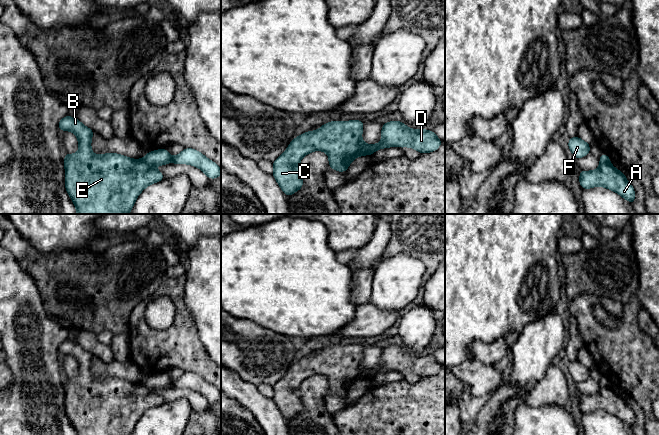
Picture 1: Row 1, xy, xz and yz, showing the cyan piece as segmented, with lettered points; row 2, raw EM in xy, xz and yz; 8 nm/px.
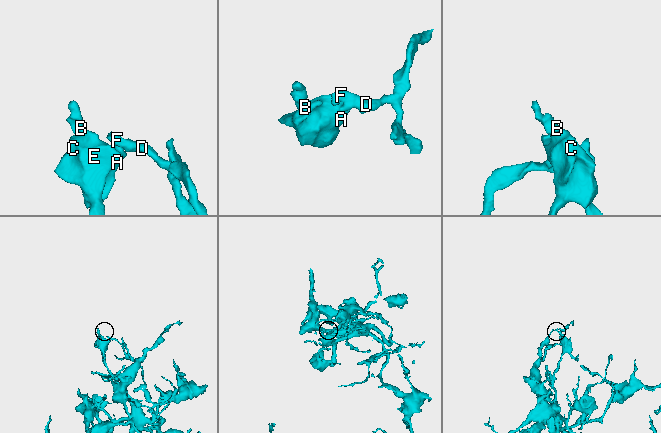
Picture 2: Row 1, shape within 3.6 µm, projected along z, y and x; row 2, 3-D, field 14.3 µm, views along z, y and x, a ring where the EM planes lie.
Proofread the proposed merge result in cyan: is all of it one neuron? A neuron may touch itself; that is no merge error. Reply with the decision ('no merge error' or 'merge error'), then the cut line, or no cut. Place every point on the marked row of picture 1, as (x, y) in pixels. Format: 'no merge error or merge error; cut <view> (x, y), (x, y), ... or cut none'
merge error; cut xy (143, 159), (153, 166)

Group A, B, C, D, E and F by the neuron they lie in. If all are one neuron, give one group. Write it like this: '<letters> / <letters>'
A B C E / D F

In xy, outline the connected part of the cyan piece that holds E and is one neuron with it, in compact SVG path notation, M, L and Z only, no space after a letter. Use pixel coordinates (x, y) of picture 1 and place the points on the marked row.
M66 115L58 123L58 129L71 131L78 138L79 151L64 155L65 188L77 209L76 214L129 214L139 194L149 185L163 180L164 175L154 166L141 159L131 159L117 153L95 155L91 150L91 140L95 133L77 118Z

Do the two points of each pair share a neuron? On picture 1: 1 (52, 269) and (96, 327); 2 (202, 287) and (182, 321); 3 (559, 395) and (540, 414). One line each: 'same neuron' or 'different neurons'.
1: same neuron
2: different neurons
3: different neurons

